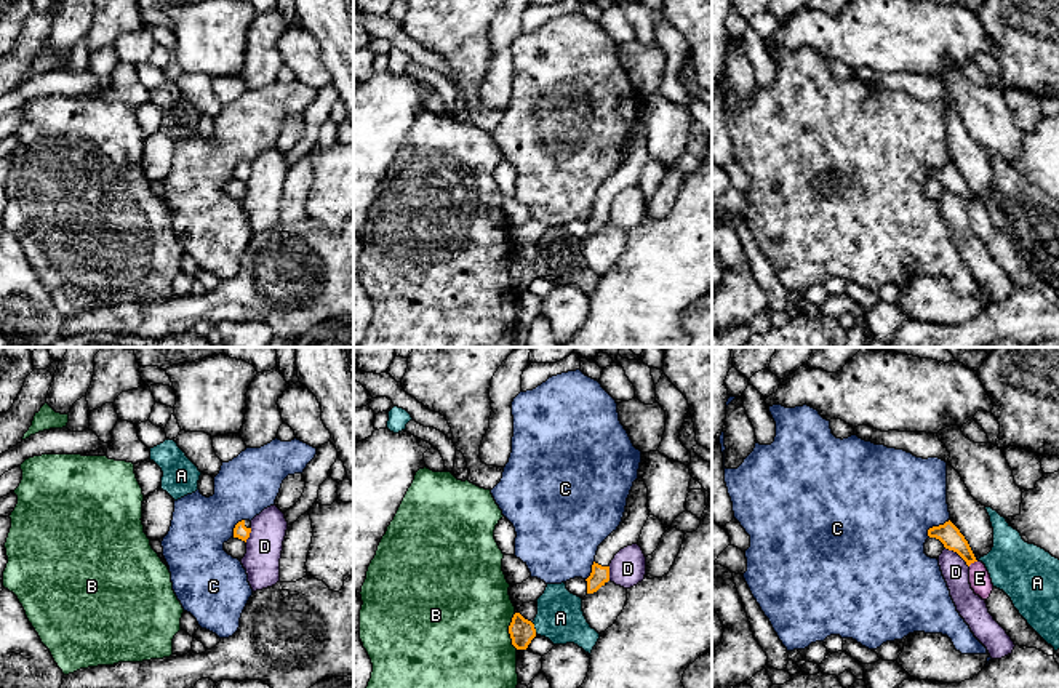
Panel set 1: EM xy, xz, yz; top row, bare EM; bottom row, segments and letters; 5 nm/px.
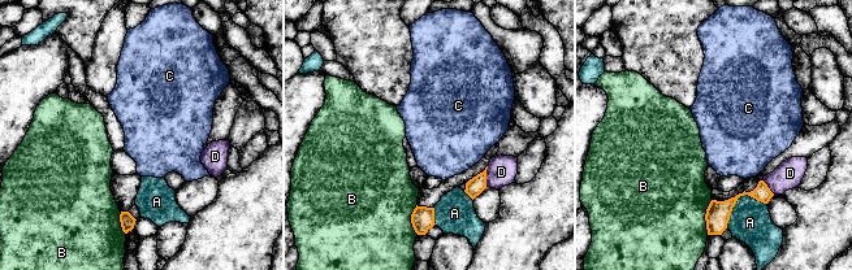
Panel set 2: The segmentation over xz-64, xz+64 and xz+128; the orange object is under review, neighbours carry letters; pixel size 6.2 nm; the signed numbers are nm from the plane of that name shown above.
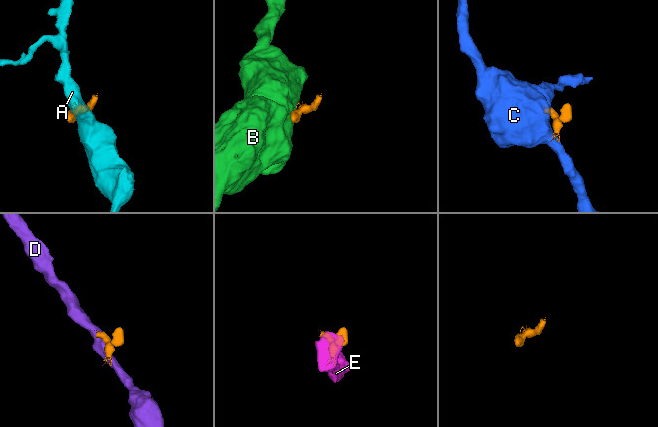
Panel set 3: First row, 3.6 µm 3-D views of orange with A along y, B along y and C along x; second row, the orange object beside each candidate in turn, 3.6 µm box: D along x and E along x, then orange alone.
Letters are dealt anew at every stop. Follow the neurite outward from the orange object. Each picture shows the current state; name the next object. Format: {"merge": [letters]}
{"merge": []}

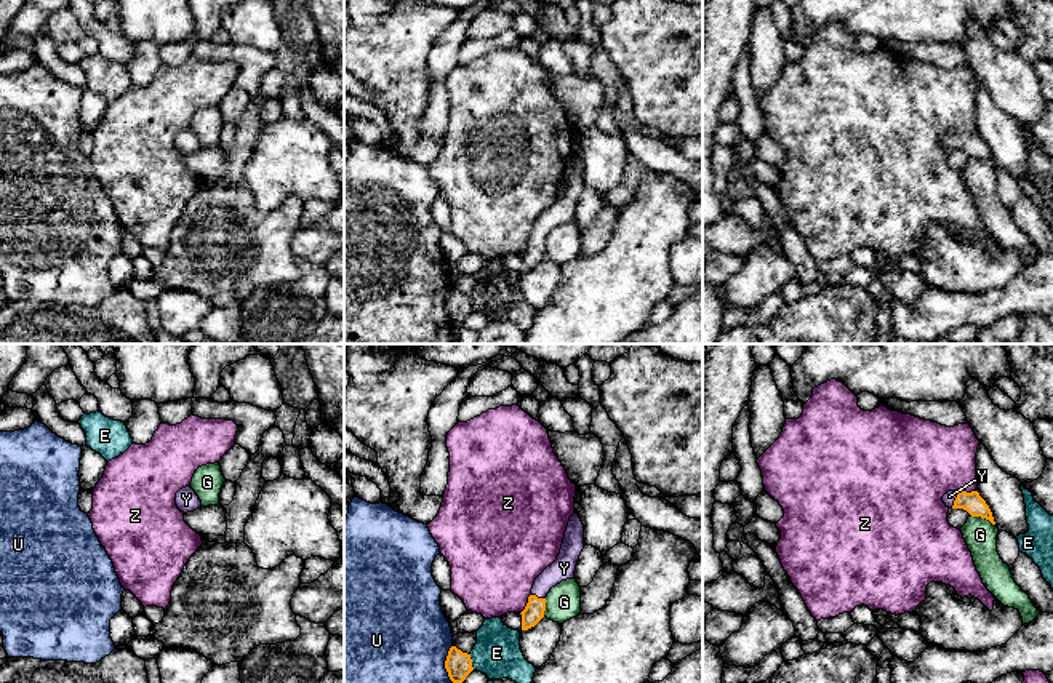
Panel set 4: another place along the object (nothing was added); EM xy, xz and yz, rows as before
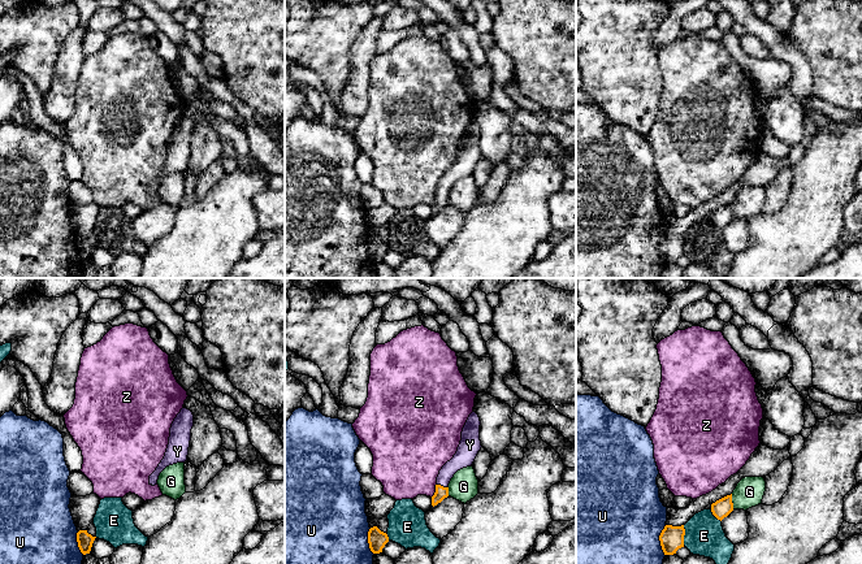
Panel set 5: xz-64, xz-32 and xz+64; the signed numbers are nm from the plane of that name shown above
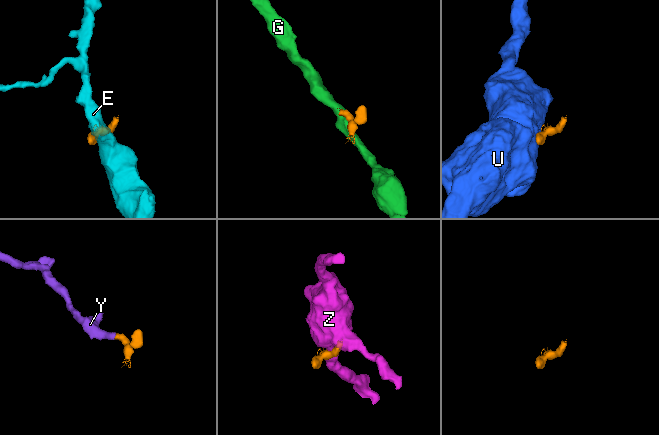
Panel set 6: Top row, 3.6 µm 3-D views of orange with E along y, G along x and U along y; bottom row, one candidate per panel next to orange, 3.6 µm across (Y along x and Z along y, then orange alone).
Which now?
{"merge": ["Y"]}

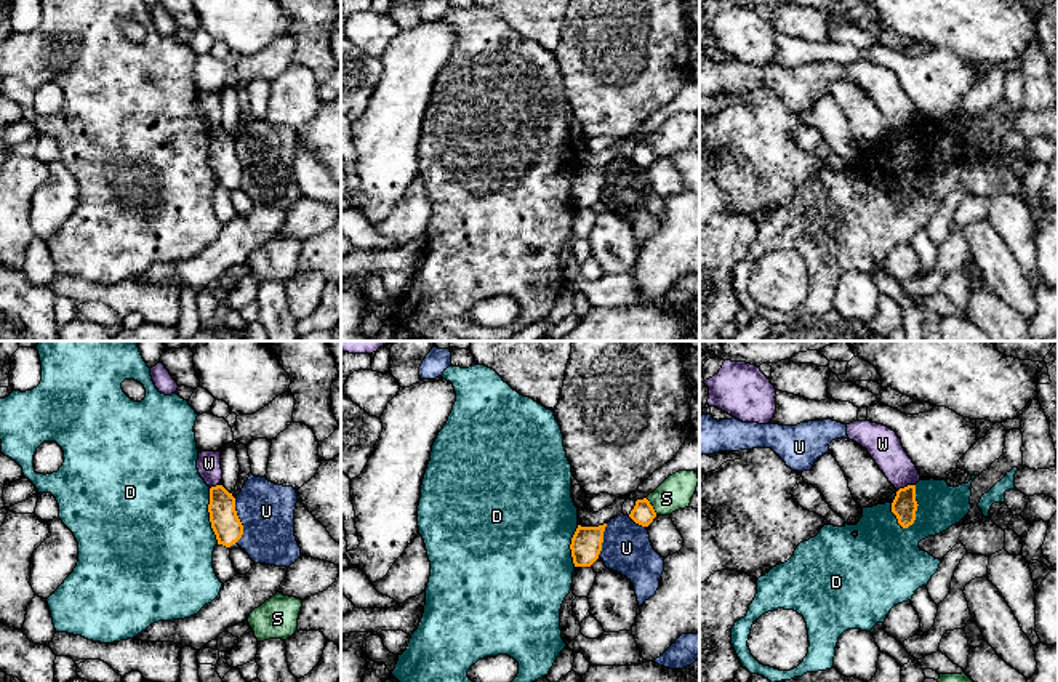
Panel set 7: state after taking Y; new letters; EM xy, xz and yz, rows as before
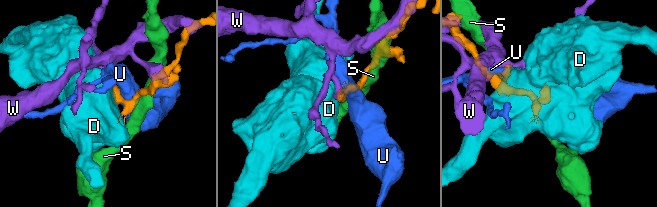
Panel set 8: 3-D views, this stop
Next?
{"merge": []}

